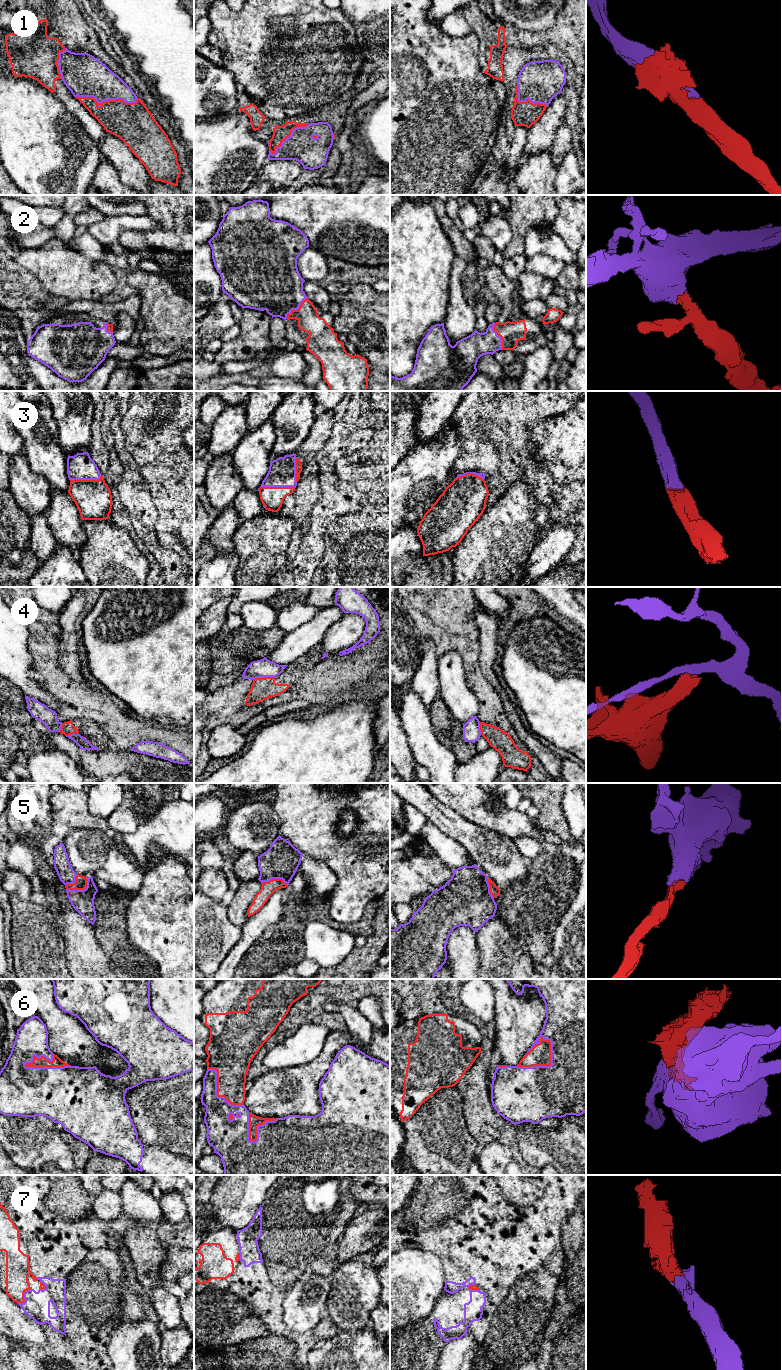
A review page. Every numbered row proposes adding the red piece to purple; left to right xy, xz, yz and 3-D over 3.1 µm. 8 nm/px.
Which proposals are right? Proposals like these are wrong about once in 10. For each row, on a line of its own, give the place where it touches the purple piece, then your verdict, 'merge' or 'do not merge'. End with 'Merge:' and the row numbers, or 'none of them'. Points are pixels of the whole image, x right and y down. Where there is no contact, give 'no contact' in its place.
1: meets purple in xy at (106, 100); merge
2: meets purple in yz at (499, 336); merge
3: meets purple in xz at (278, 486); merge
4: meets purple in xz at (263, 677); do not merge
5: meets purple in xy at (80, 890); merge
6: meets purple in yz at (544, 1066); merge
7: meets purple in xy at (24, 1297); merge
Merge: 1, 2, 3, 5, 6, 7

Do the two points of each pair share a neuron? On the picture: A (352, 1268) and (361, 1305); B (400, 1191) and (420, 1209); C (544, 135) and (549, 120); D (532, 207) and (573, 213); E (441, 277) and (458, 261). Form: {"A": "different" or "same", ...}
{"A": "same", "B": "different", "C": "same", "D": "different", "E": "different"}

